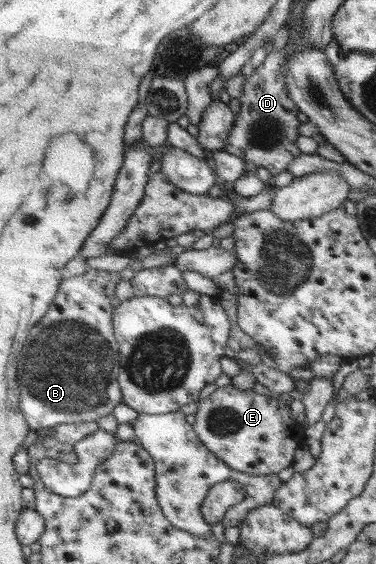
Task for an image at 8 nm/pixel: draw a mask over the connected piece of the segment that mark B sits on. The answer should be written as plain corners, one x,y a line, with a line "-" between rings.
89,266
82,275
66,275
48,313
28,335
19,357
17,378
20,384
21,409
33,432
44,428
54,429
60,424
97,422
98,418
113,414
116,406
123,404
123,392
119,384
121,348
114,327
116,306
110,300
116,298
116,286
127,275

